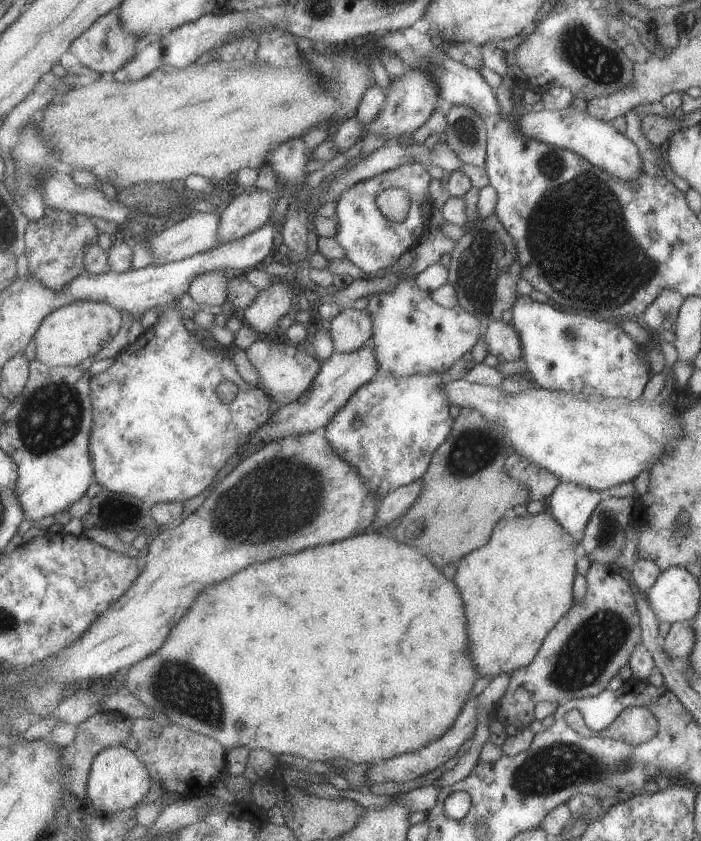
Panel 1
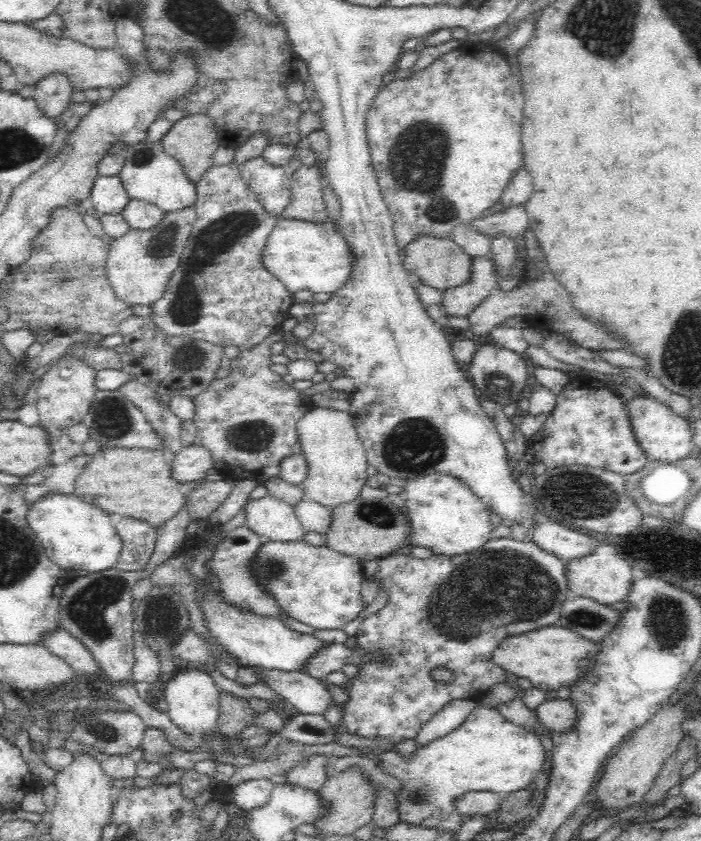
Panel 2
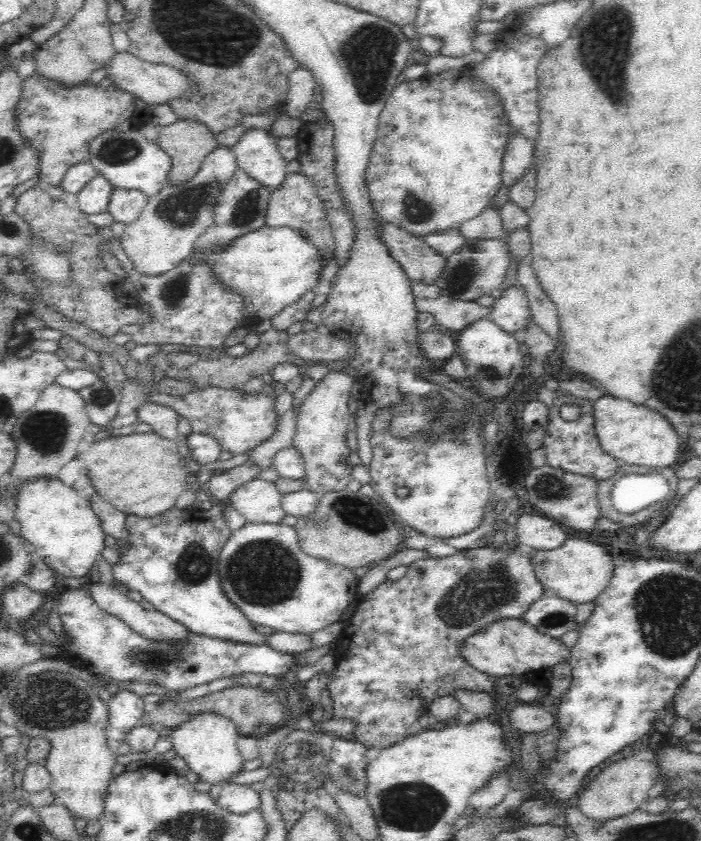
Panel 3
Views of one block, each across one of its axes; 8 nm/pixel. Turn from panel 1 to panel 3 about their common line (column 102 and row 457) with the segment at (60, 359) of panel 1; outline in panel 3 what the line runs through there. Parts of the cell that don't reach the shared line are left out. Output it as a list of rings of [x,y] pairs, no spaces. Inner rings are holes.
[[[332,367],[303,400],[296,412],[296,431],[292,446],[300,452],[305,462],[303,484],[319,496],[346,490],[348,482],[352,480],[353,466],[348,458],[351,450],[346,434],[351,418],[348,399],[353,390],[353,379],[346,371]]]

